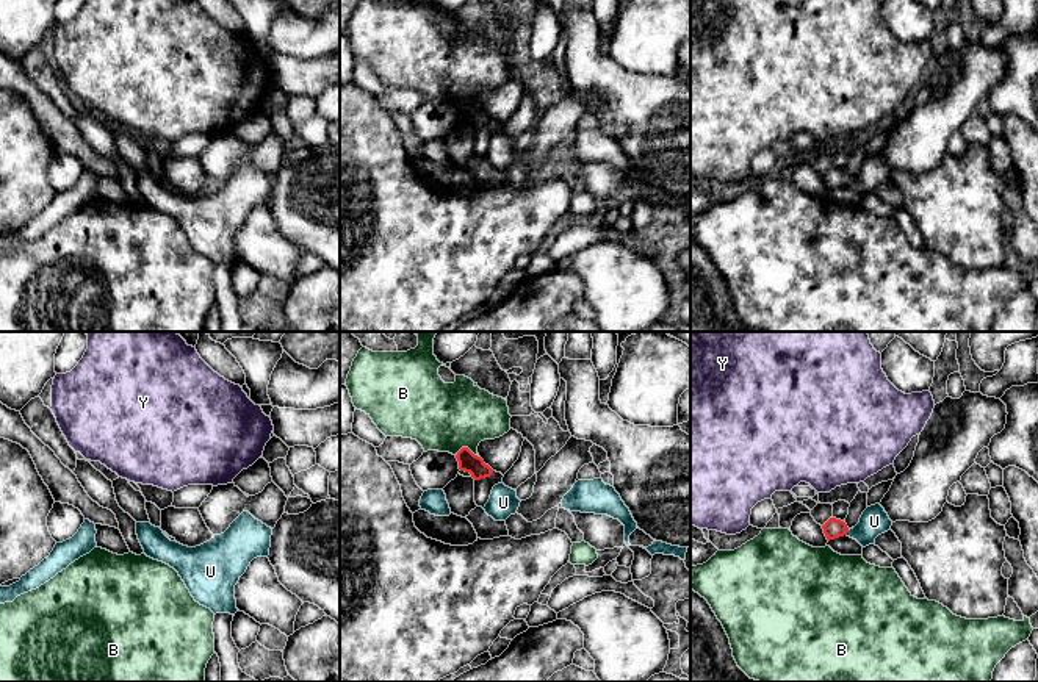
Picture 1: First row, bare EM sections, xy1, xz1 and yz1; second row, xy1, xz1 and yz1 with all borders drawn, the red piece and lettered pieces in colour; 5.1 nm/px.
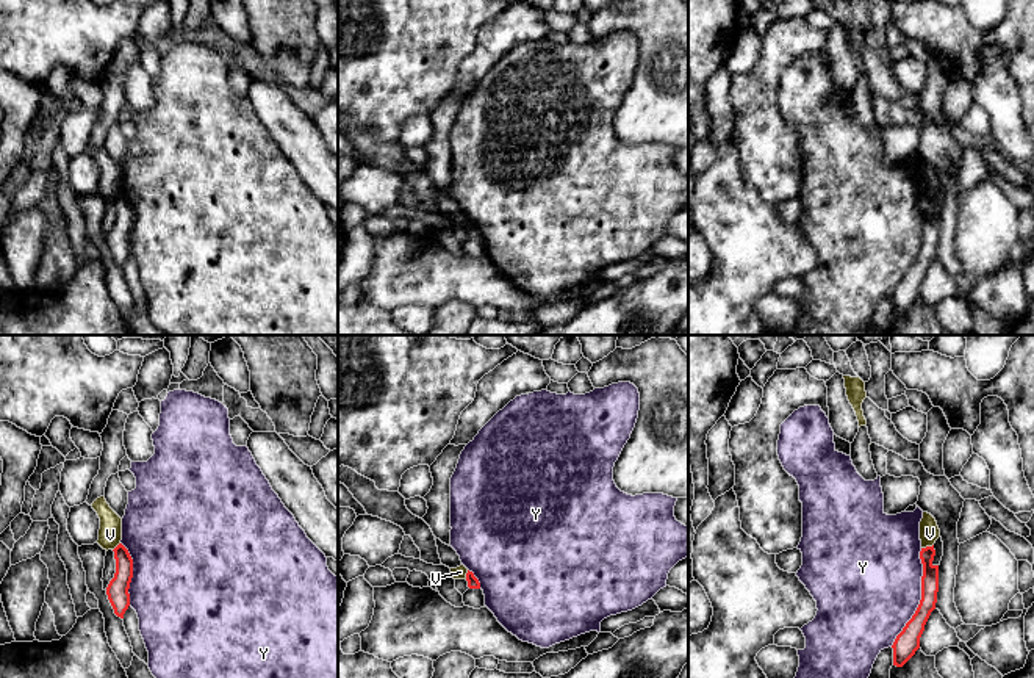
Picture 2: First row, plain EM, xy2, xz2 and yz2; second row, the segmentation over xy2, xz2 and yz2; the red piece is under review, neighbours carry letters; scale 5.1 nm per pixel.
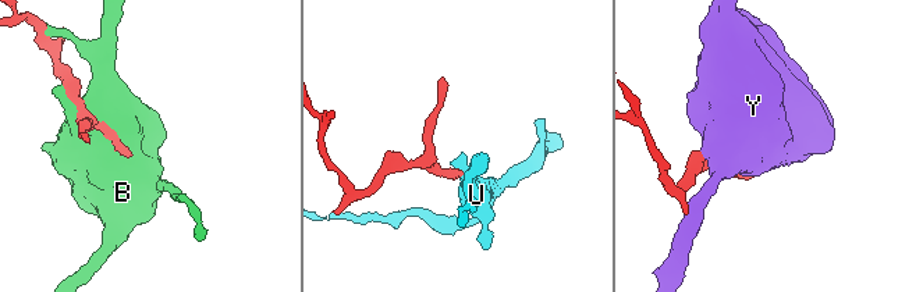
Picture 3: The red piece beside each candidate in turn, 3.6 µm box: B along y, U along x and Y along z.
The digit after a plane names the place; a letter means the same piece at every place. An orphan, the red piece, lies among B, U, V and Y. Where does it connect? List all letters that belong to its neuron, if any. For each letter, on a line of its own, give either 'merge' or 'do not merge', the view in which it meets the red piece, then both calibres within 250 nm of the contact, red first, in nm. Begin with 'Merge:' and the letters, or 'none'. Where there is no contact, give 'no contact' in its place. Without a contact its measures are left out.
Merge: U
B: do not merge; contact in xz1; calibres 100 and 360 nm
U: merge; contact in yz1; calibres 100 and 150 nm
V: do not merge; contact in yz2; calibres 100 and 100 nm
Y: do not merge; contact in yz2; calibres 120 and 480 nm

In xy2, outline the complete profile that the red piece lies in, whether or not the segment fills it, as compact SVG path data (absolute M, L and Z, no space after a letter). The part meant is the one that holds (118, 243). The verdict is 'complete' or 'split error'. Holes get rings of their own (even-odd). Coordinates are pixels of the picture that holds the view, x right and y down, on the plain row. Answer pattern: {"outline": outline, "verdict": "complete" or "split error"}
{"outline": "M119 193L113 200L116 208L116 222L106 236L106 244L114 263L124 268L124 263L130 255L128 238L133 227L133 208L122 193Z", "verdict": "complete"}

